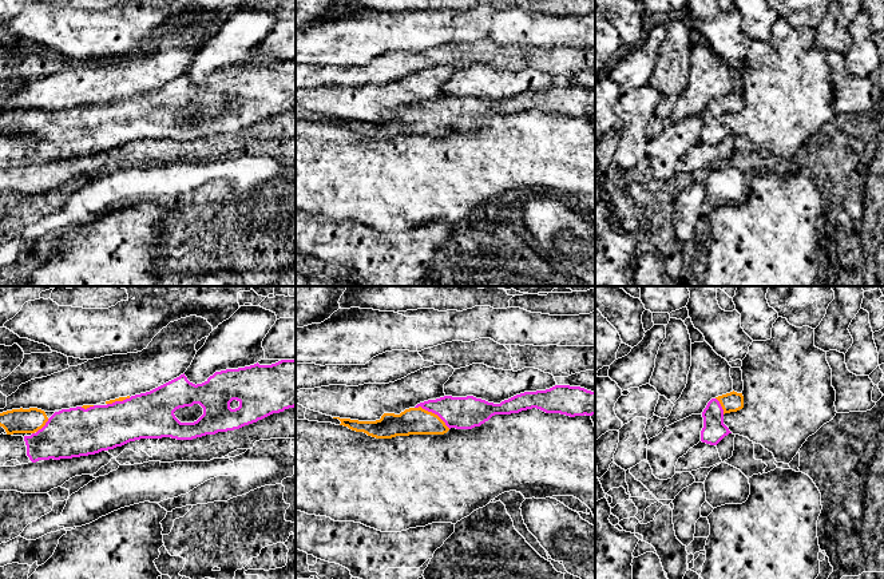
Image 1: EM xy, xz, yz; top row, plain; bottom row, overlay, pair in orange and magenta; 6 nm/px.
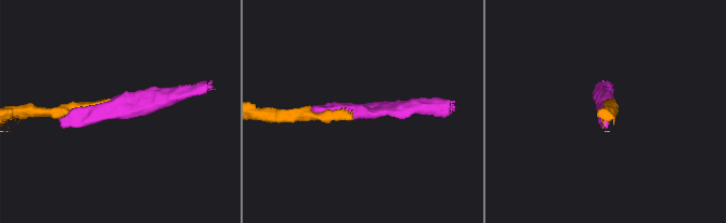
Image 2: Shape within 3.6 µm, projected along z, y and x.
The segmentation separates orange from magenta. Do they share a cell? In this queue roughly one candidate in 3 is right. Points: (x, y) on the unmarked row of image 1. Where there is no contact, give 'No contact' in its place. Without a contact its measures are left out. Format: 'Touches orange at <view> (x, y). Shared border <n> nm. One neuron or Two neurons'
Touches orange at xz (431, 112). Shared border 260 nm. One neuron

